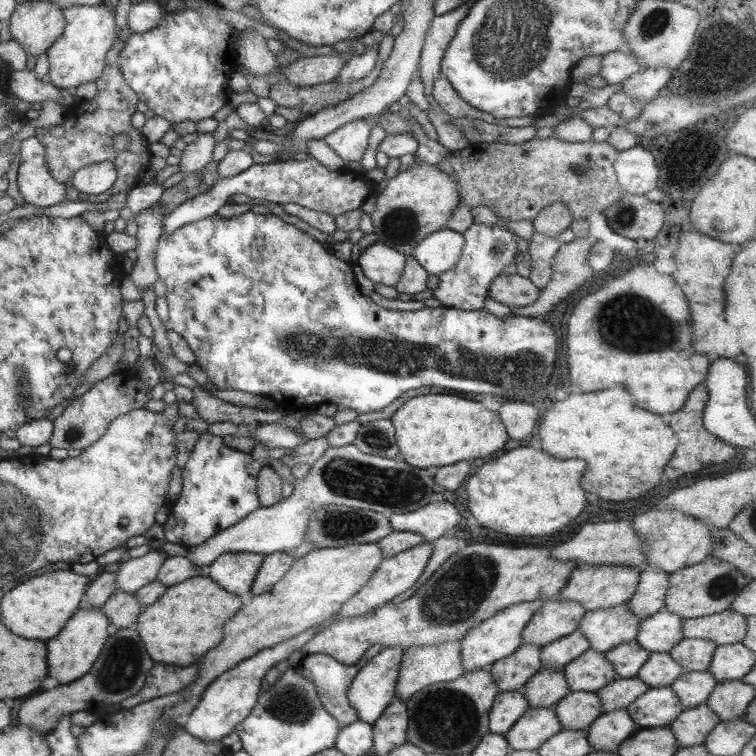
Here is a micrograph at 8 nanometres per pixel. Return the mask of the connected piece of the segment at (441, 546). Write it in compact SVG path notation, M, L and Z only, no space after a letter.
M449 534L432 540L430 543L432 546L432 553L427 561L427 564L425 565L425 568L423 569L423 572L419 575L419 577L417 577L413 586L409 587L405 590L405 592L393 597L391 603L397 604L413 596L415 591L417 591L423 582L425 582L425 580L427 580L427 578L429 578L433 572L435 572L435 570L437 570L437 568L439 568L439 566L441 566L447 558L449 558L449 556L458 551L457 540L455 540L455 538L451 538Z

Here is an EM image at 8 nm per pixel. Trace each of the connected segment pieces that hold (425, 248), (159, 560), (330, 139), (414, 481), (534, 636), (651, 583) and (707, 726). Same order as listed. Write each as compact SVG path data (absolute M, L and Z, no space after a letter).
M443 228L420 240L411 255L427 274L438 275L457 263L463 241L462 233Z
M149 550L145 555L122 560L115 575L115 591L134 592L138 588L148 585L156 580L157 571L165 561L166 556L161 552Z
M357 119L342 124L323 138L325 144L343 161L358 161L367 147L371 124L366 119Z
M345 444L345 446L339 448L327 447L325 452L313 461L307 475L296 480L294 490L287 498L282 498L279 502L268 507L257 507L257 509L249 512L245 518L229 528L220 530L203 543L193 547L187 546L185 558L189 562L193 562L195 566L205 568L223 552L249 552L259 555L268 555L273 552L287 553L296 549L297 545L301 543L301 539L305 535L305 529L307 529L307 523L309 523L309 515L323 505L334 504L360 508L389 518L389 515L393 515L393 513L413 512L419 507L425 506L431 501L433 486L435 486L435 482L431 480L431 476L425 470L405 464L405 462L399 460L399 457L393 459L363 454L353 444Z
M552 598L545 600L521 631L521 645L542 647L567 636L577 629L583 614L585 610L577 601Z
M642 567L637 588L633 596L625 602L629 611L639 620L664 608L668 575L661 569Z
M706 704L685 709L668 728L677 739L678 748L701 745L709 731L719 722L717 715Z

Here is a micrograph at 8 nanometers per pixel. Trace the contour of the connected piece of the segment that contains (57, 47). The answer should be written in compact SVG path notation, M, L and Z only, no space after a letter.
M102 4L70 5L62 10L65 28L61 36L46 50L48 60L47 82L58 89L72 89L99 78L105 66L105 57L115 41L116 24L113 14Z

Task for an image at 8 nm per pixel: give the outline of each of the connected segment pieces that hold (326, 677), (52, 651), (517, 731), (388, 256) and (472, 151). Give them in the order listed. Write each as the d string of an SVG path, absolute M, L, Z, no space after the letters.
M373 644L369 647L361 656L361 659L357 663L352 665L339 664L332 656L327 656L325 654L306 654L299 662L297 670L301 673L301 678L311 681L315 685L315 691L317 691L317 697L321 701L323 708L333 719L337 720L339 723L339 728L343 728L345 725L349 725L357 720L357 713L355 709L349 705L347 700L347 688L351 679L360 668L363 668L369 659L373 658L379 651L381 651L381 644Z
M101 608L77 610L65 622L57 636L47 639L47 676L55 678L59 685L81 678L97 660L105 641L109 638L107 616L101 614Z
M531 708L503 735L511 751L536 751L547 738L562 728L552 708Z
M375 242L361 251L355 264L373 284L394 287L401 277L406 256L403 253Z
M554 137L531 139L522 144L471 143L463 150L449 153L447 162L451 166L457 184L461 204L487 206L502 220L533 220L543 207L551 203L563 203L571 213L571 220L585 219L593 212L603 212L605 208L619 201L622 189L617 184L613 161L617 150L605 141L564 142Z

